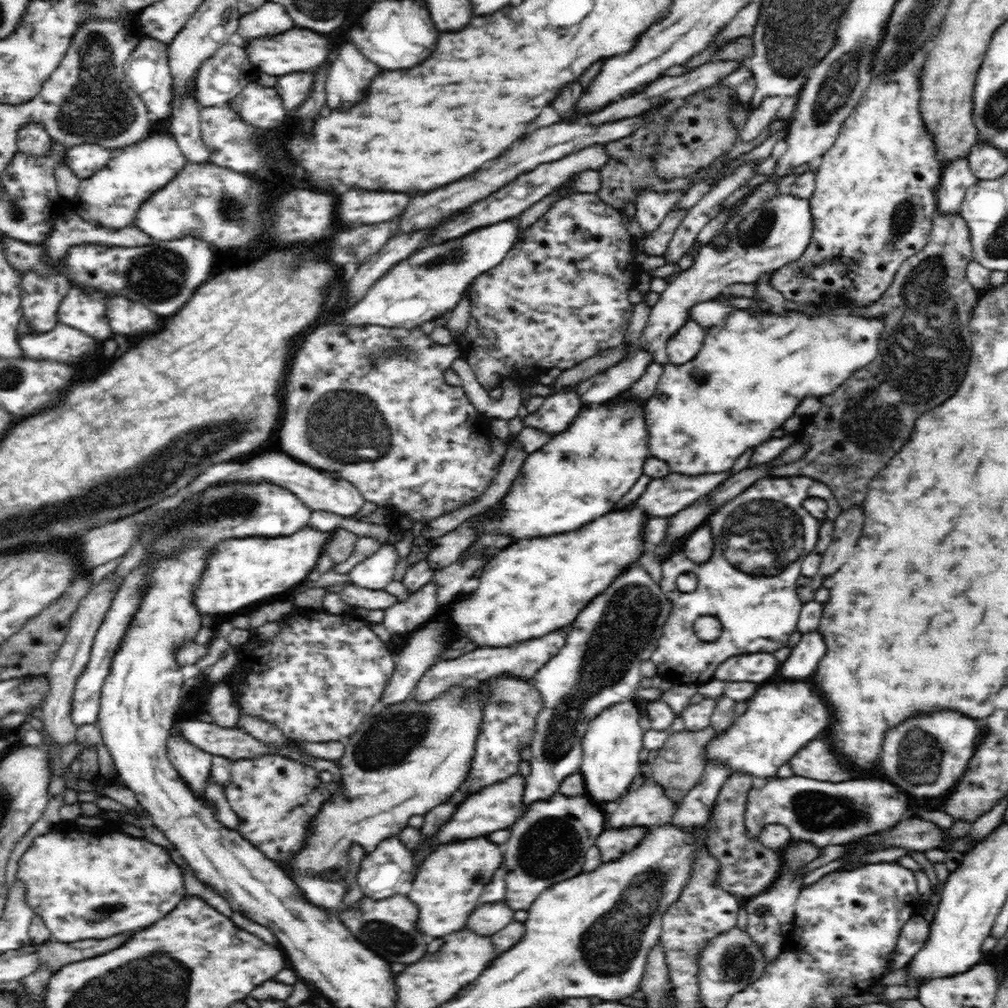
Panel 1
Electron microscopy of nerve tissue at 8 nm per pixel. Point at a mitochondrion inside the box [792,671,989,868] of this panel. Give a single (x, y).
(918, 747)

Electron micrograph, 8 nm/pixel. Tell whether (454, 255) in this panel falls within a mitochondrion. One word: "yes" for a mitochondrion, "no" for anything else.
yes

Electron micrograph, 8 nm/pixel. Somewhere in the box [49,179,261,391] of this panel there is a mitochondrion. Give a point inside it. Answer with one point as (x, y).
(157, 273)

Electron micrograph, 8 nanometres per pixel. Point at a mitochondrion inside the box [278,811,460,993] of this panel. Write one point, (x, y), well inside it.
(377, 931)

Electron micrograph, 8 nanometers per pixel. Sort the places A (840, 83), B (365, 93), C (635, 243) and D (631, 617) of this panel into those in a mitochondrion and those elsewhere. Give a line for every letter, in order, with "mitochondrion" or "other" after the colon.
A: mitochondrion
B: other
C: other
D: mitochondrion

